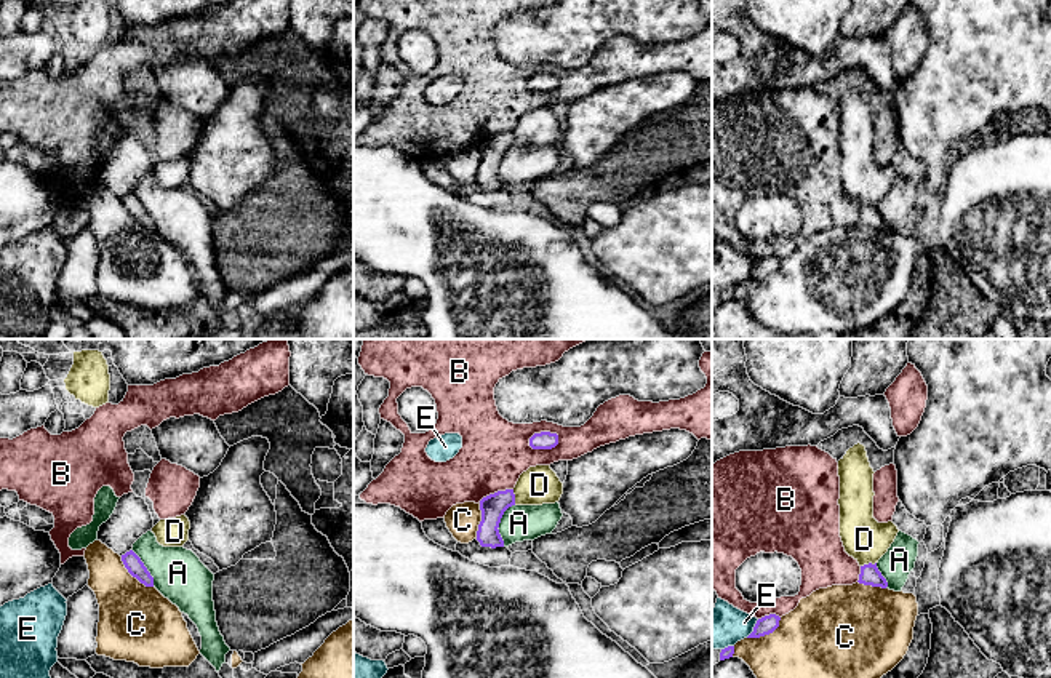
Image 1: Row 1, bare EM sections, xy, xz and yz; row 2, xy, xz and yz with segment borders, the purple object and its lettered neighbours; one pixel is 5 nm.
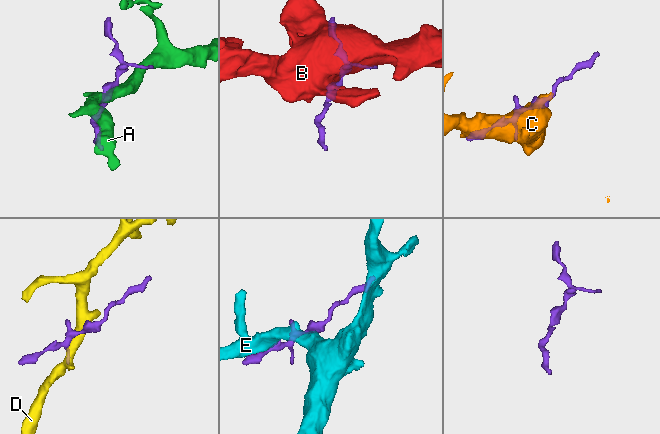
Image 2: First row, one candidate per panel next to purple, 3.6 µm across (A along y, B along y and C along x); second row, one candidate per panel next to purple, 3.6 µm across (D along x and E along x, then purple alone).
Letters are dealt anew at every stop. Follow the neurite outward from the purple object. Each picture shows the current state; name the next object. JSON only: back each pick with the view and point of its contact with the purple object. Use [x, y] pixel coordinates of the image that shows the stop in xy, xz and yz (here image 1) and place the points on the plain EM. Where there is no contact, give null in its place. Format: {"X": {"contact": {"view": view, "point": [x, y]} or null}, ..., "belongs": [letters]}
{"belongs": []}

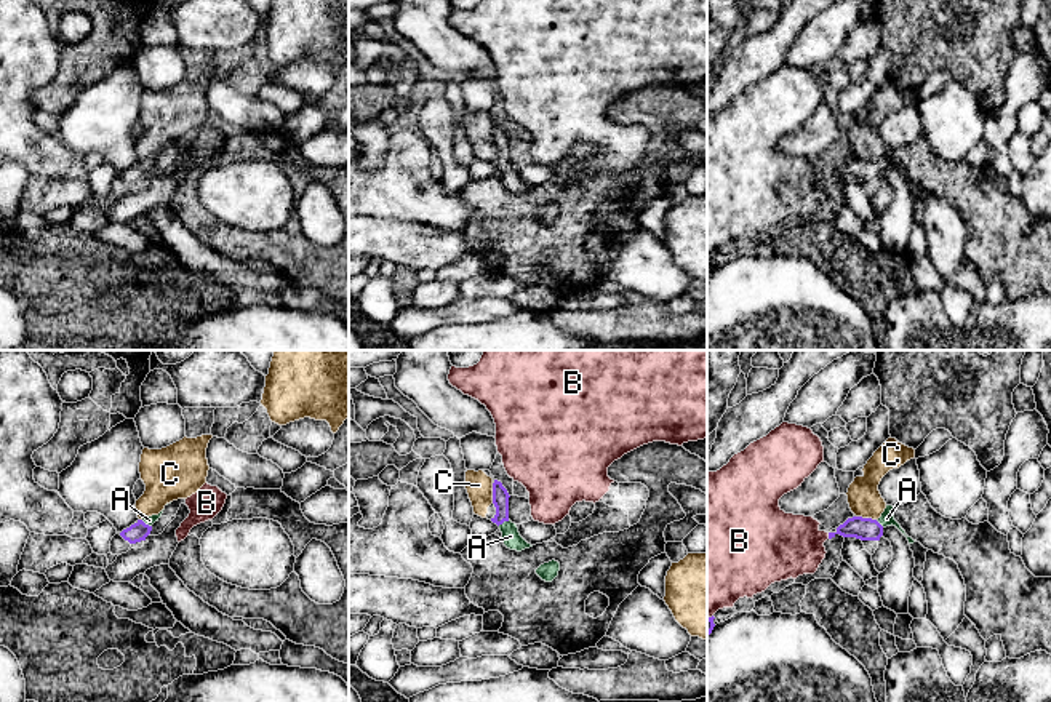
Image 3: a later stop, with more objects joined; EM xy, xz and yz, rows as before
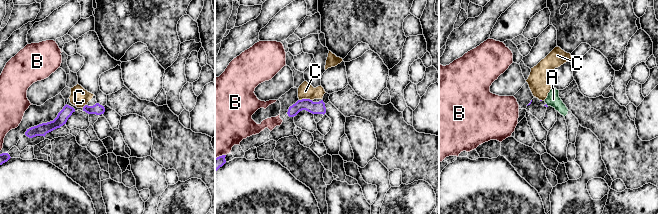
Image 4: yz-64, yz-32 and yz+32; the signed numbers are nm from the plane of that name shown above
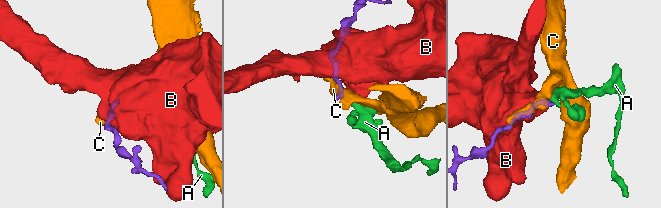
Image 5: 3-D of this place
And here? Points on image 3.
{"A": {"contact": {"view": "xz", "point": [503, 163]}}, "belongs": ["A"]}

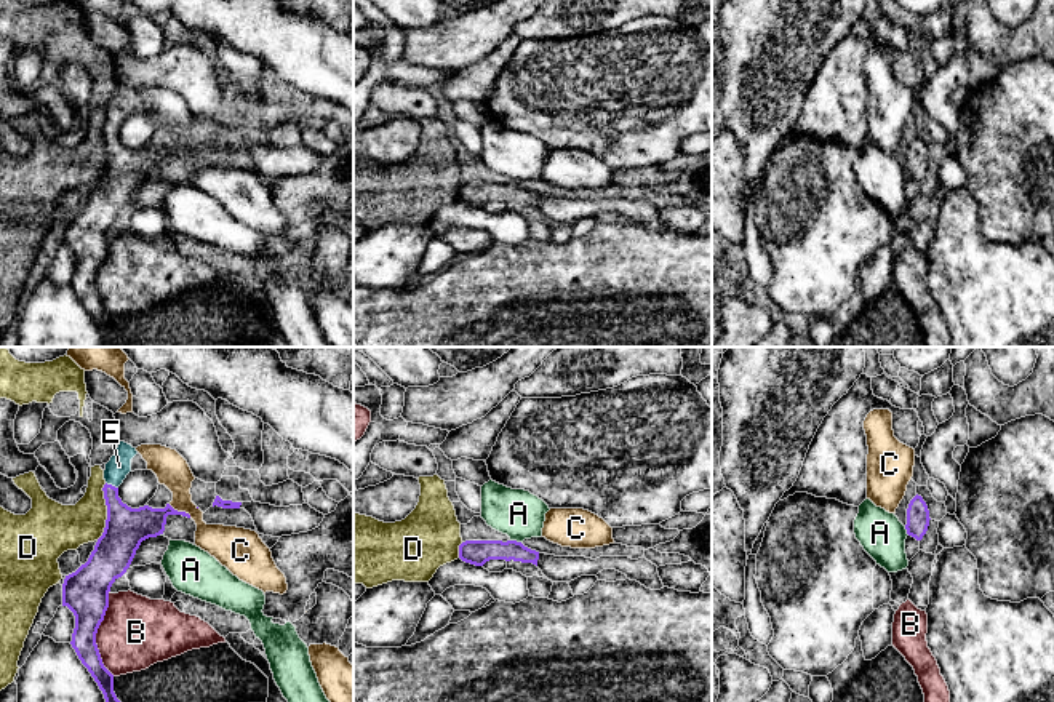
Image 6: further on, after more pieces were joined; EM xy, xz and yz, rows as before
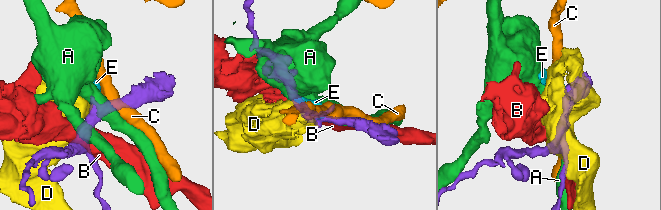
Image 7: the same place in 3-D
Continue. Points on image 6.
{"E": {"contact": {"view": "xy", "point": [111, 127]}}, "belongs": ["E"]}

